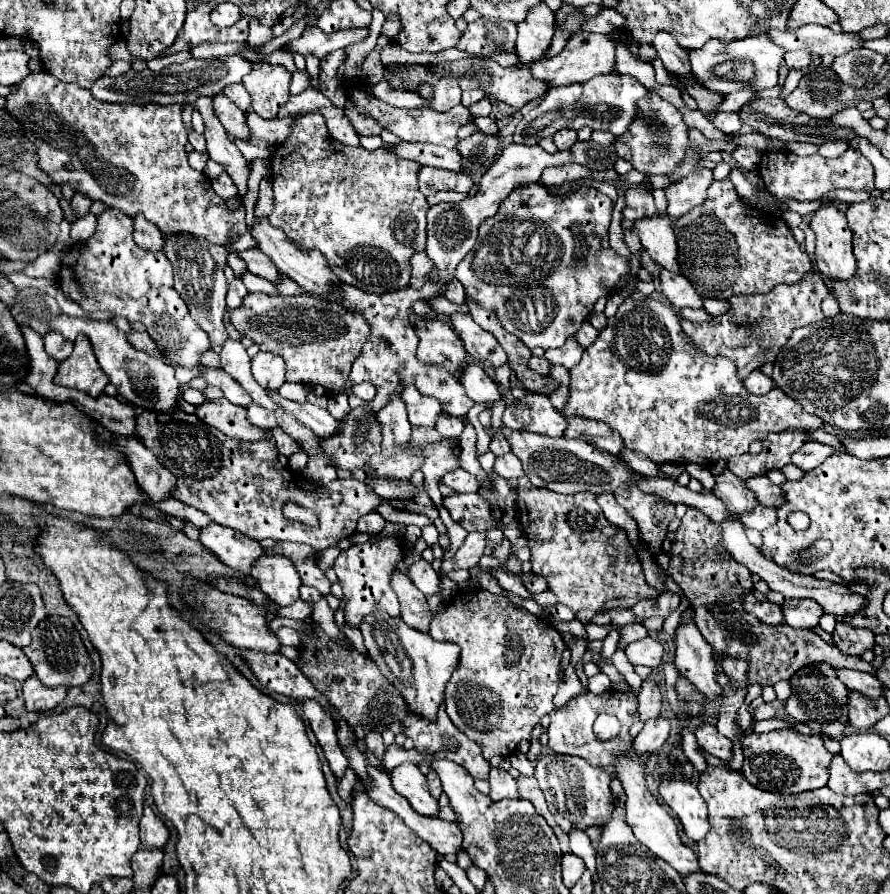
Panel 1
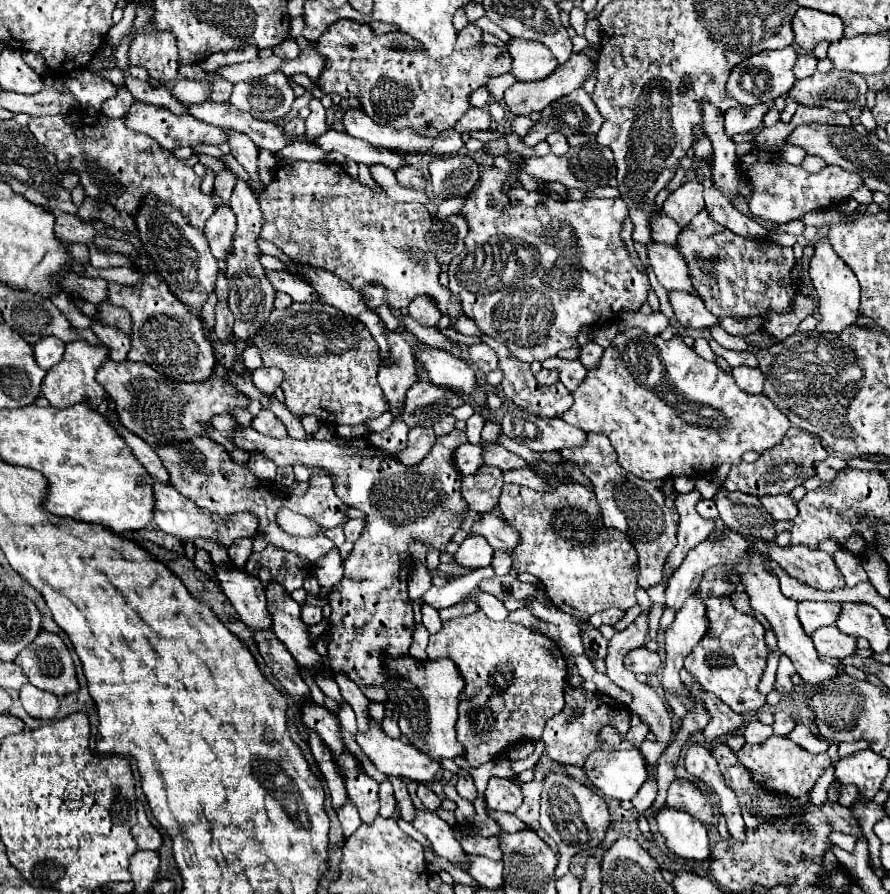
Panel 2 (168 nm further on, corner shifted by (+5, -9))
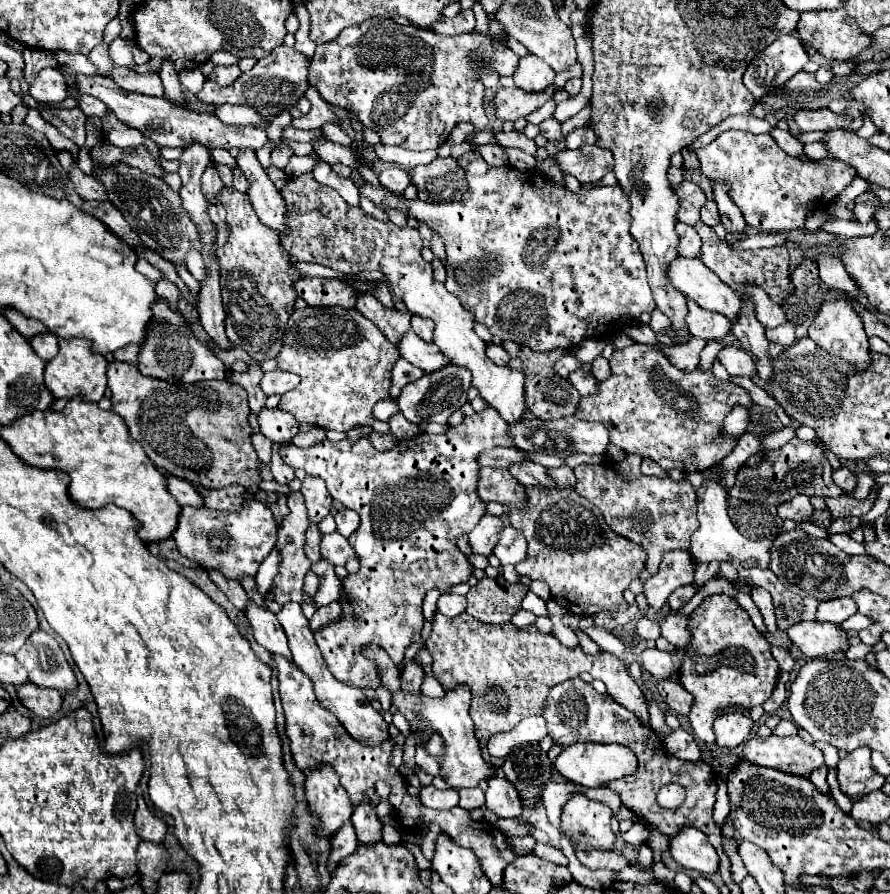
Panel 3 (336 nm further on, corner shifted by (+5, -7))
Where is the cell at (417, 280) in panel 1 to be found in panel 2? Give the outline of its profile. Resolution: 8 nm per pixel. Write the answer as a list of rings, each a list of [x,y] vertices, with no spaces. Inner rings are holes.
[[[418,296],[410,306],[408,314],[422,326],[436,326],[440,320],[440,310],[424,296]]]

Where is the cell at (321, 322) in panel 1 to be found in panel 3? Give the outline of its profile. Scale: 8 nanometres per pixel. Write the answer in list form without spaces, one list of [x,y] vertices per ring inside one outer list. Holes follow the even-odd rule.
[[[306,306],[304,310],[294,310],[292,316],[288,318],[282,350],[276,356],[276,362],[278,362],[280,370],[298,374],[300,384],[282,396],[278,408],[284,412],[290,412],[296,418],[296,422],[300,422],[300,424],[312,424],[312,426],[320,426],[324,430],[348,432],[356,424],[364,424],[364,426],[372,426],[378,432],[388,432],[390,430],[388,422],[376,420],[372,416],[372,408],[380,400],[388,398],[392,366],[400,358],[400,354],[396,350],[398,348],[392,348],[392,344],[388,344],[388,340],[384,340],[384,334],[354,308]]]

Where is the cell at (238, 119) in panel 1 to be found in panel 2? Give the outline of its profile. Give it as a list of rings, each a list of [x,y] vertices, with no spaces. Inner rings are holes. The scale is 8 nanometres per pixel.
[[[226,130],[230,140],[230,154],[240,162],[240,166],[248,172],[250,176],[250,188],[252,192],[256,192],[258,196],[266,190],[266,186],[262,184],[260,176],[258,176],[258,146],[244,134],[236,132],[236,130]]]

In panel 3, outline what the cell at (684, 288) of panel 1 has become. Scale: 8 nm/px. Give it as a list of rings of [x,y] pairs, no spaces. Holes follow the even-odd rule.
[[[688,300],[688,314],[686,314],[686,326],[692,336],[700,336],[704,340],[718,340],[722,342],[724,336],[730,332],[732,324],[728,318],[724,318],[718,312],[710,312],[700,308],[696,302]]]

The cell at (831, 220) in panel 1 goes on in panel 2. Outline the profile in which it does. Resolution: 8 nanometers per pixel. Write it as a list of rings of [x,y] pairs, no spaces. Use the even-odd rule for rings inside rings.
[[[820,238],[816,244],[816,254],[810,262],[810,278],[814,282],[814,288],[818,292],[818,314],[820,320],[816,324],[816,332],[830,332],[840,334],[848,326],[856,324],[858,318],[858,306],[860,306],[860,284],[854,276],[854,272],[836,256],[832,246],[826,238]]]

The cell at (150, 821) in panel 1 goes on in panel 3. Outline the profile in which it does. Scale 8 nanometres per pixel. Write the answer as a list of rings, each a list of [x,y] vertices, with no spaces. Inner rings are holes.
[[[138,798],[138,810],[134,814],[134,824],[136,824],[136,832],[142,840],[160,844],[164,840],[166,834],[166,824],[162,820],[158,820],[146,806],[144,798]]]

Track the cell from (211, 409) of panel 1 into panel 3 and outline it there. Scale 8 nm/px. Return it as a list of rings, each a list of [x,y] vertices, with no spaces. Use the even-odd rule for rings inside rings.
[[[488,406],[482,412],[464,416],[464,420],[458,426],[450,428],[446,434],[422,434],[422,442],[400,442],[386,452],[376,450],[368,436],[362,436],[360,440],[344,438],[340,442],[330,442],[326,438],[320,444],[308,448],[300,448],[290,442],[280,448],[280,458],[284,464],[292,466],[294,470],[302,468],[306,470],[306,474],[320,476],[326,482],[330,496],[342,502],[346,508],[356,510],[362,520],[358,530],[348,538],[360,558],[360,570],[348,574],[342,580],[342,596],[338,600],[342,614],[314,632],[322,658],[340,682],[358,690],[378,690],[380,686],[384,686],[380,678],[380,666],[364,656],[364,648],[368,644],[376,644],[386,650],[396,666],[400,666],[404,662],[406,648],[412,644],[412,634],[422,630],[422,600],[426,592],[430,588],[440,588],[442,592],[446,592],[452,584],[466,582],[472,574],[472,564],[458,550],[456,540],[462,534],[472,532],[486,510],[486,504],[476,496],[476,472],[480,470],[476,456],[486,448],[512,446],[514,442],[506,434],[506,428],[508,424],[500,418],[500,414],[492,406]]]

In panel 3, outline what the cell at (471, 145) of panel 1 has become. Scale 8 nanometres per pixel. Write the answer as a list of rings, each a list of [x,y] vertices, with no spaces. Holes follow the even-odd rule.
[[[436,158],[430,164],[412,170],[412,184],[424,202],[454,202],[468,188],[464,168],[452,158]]]

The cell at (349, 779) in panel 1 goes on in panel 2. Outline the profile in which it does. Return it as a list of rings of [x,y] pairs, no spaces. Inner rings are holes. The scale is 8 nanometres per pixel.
[[[346,802],[340,810],[338,810],[338,820],[342,824],[342,832],[344,832],[344,838],[348,838],[350,834],[354,834],[354,830],[362,824],[360,816],[358,816],[358,810],[356,806],[352,806],[352,802]]]

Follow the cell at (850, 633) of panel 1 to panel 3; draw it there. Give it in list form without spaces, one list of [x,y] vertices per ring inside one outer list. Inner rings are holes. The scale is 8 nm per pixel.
[[[800,622],[786,630],[788,638],[808,658],[824,658],[834,652],[848,652],[848,634],[844,628],[828,622]]]

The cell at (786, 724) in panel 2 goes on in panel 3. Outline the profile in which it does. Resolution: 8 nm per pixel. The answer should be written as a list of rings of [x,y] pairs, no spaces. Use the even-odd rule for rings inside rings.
[[[782,718],[780,724],[774,728],[776,736],[796,736],[796,732],[798,732],[798,726],[792,720],[786,720],[786,718]]]

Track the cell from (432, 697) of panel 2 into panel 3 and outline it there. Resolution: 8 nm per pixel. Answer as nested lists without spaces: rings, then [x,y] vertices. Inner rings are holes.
[[[466,684],[446,690],[442,698],[426,696],[422,690],[416,694],[394,692],[392,704],[410,722],[410,732],[416,740],[416,764],[424,772],[446,776],[446,782],[452,788],[476,788],[480,780],[488,780],[492,776],[490,764],[482,758],[480,744],[474,736],[474,724],[468,716],[470,688]]]

